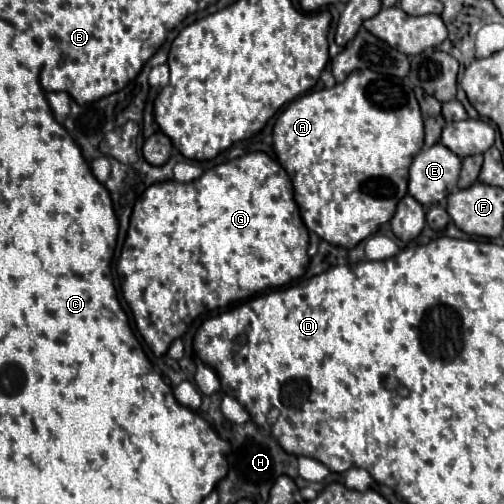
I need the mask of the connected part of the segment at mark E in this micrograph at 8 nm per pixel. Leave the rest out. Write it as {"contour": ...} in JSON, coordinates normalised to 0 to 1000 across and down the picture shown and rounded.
{"contour":[[[877,284],[833,300],[813,327],[810,383],[837,407],[877,403],[905,379],[913,323],[917,315]]]}

